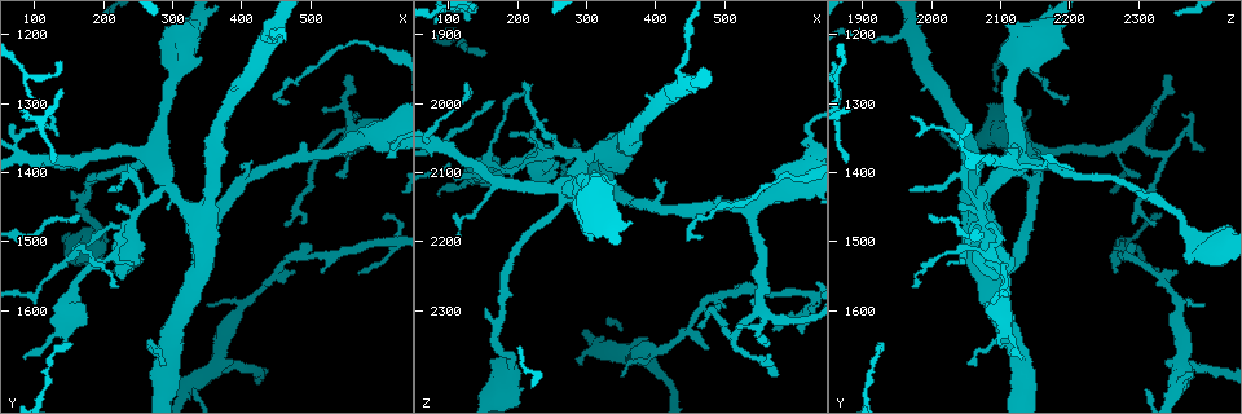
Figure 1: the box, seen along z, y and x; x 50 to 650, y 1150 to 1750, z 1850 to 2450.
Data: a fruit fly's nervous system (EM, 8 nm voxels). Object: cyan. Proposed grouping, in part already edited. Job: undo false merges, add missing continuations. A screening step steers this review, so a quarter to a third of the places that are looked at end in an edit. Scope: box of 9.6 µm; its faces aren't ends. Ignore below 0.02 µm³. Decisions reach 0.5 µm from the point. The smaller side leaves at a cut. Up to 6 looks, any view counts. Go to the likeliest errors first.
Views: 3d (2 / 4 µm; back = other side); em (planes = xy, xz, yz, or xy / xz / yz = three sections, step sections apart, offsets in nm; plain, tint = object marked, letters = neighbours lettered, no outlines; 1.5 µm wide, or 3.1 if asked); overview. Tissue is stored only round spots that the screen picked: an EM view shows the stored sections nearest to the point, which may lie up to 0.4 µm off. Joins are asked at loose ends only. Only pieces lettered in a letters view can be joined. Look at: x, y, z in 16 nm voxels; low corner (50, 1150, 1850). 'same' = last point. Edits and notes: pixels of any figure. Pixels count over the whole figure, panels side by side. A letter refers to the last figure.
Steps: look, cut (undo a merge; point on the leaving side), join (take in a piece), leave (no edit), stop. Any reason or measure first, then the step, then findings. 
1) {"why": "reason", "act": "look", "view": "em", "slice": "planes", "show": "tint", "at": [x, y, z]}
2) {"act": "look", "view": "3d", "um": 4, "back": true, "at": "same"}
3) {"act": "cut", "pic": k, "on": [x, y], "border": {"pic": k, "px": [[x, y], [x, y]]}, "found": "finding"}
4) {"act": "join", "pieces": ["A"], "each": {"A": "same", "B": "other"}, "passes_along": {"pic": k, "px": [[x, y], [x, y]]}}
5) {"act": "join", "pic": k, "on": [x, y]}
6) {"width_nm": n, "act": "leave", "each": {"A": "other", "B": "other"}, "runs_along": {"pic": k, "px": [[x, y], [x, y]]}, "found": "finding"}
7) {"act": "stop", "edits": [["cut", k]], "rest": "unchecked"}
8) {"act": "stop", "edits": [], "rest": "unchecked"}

{"why": "calibre changes", "act": "look", "view": "3d", "um": 2, "at": [625, 1360, 2040]}

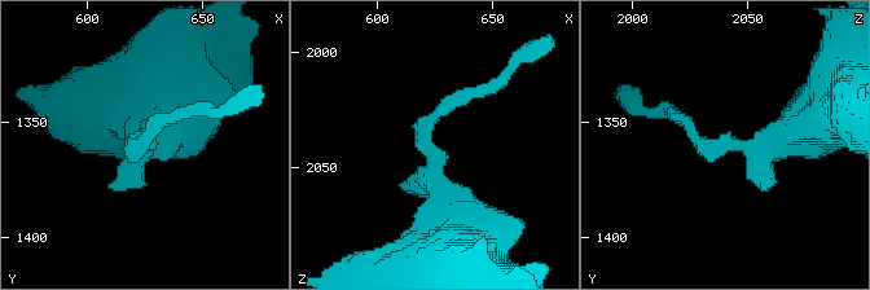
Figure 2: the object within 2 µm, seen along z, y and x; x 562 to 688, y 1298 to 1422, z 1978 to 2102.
{"why": "need the tissue", "act": "look", "view": "em", "slice": "planes", "show": "letters", "at": [622, 1361, 2036]}

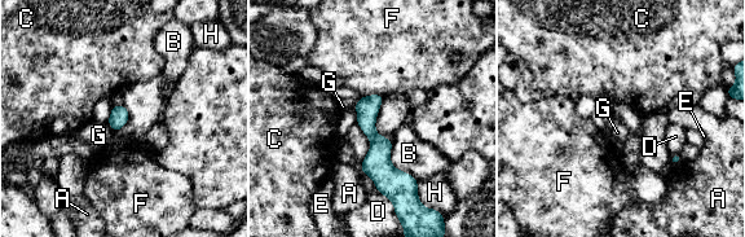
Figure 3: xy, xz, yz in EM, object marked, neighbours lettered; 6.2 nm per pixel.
{"longest_contact_nm": ["B", 300], "act": "leave", "each": {"A": "other", "B": "other", "C": "other", "D": "other", "E": "other", "F": "other", "G": "other", "H": "other"}, "found": "all the same cell"}

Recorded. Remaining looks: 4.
{"why": "free end", "act": "look", "view": "em", "slice": "xz", "step": 4, "show": "letters", "at": [400, 1390, 2105]}

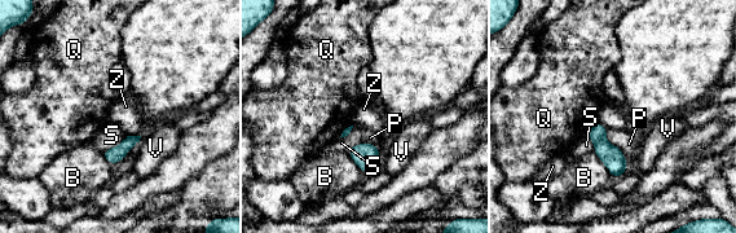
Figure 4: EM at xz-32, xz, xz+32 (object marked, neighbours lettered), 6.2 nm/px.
{"act": "look", "view": "em", "slice": "planes", "show": "letters", "at": "same"}

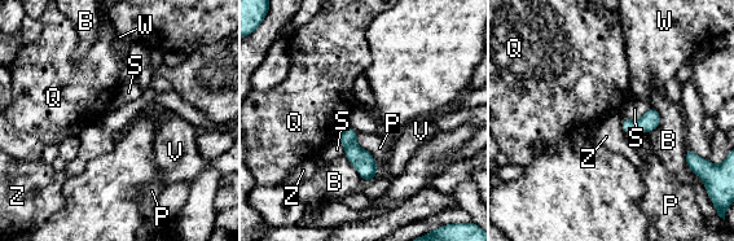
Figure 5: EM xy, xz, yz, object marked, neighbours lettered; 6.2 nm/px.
{"longest_contact_nm": ["P", 280], "act": "leave", "each": {"B": "other", "P": "other", "Q": "other", "S": "other", "V": "other", "W": "other", "Z": "other"}, "found": "none of them fits"}

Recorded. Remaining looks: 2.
{"why": "calibre changes", "act": "look", "view": "em", "slice": "planes", "show": "tint", "at": [445, 1200, 1970]}

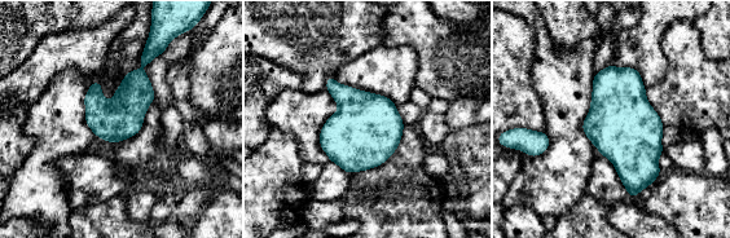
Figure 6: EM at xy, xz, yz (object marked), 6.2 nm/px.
{"why": "what lies round it", "act": "look", "view": "em", "slice": "planes", "show": "letters", "at": "same"}

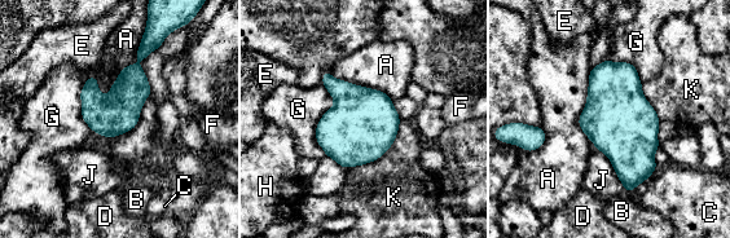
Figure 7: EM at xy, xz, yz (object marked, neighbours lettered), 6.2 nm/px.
{"act": "leave", "each": {"A": "other", "B": "other", "C": "other", "D": "other", "E": "other", "F": "other", "G": "other", "H": "other", "J": "other", "K": "other"}, "border": {"pic": 7, "px": [[592, 67], [579, 117], [589, 141]]}, "found": "continuous, no second cell"}

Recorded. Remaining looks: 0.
{"act": "stop", "edits": [], "rest": "unchecked"}

